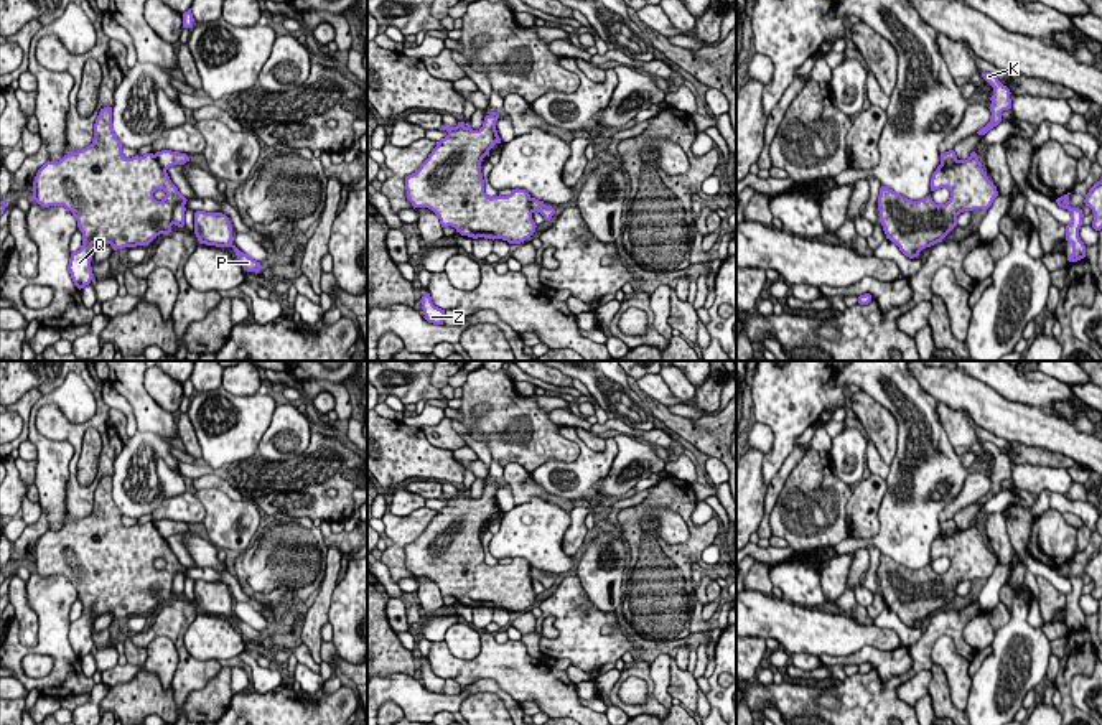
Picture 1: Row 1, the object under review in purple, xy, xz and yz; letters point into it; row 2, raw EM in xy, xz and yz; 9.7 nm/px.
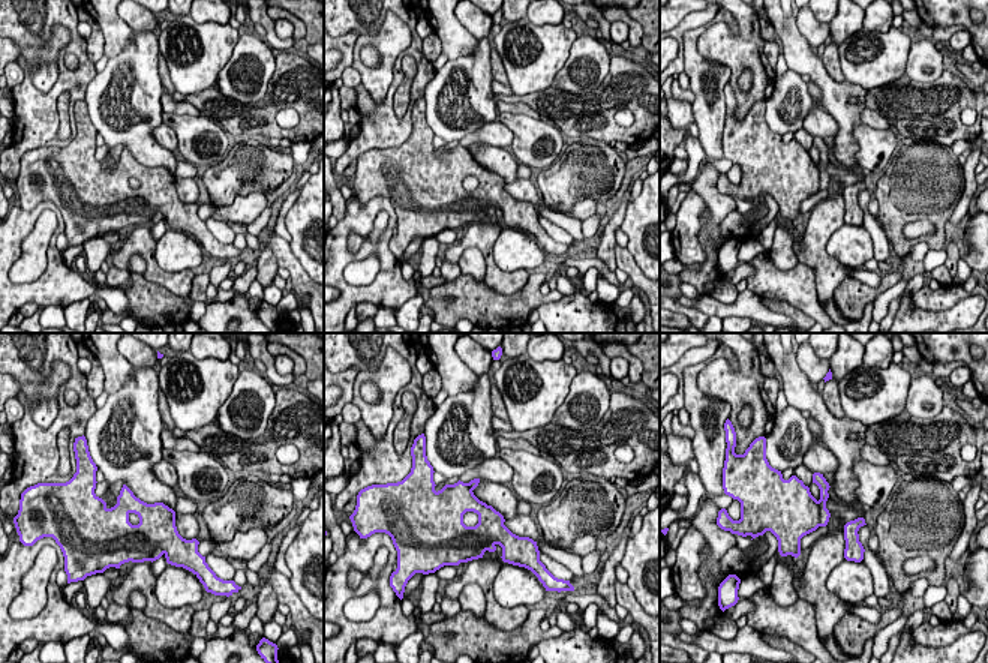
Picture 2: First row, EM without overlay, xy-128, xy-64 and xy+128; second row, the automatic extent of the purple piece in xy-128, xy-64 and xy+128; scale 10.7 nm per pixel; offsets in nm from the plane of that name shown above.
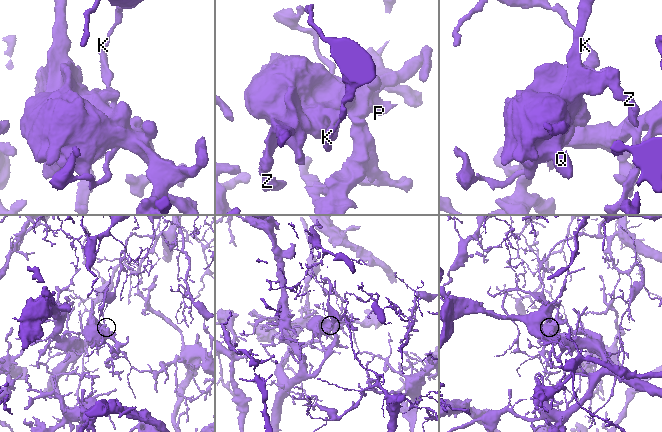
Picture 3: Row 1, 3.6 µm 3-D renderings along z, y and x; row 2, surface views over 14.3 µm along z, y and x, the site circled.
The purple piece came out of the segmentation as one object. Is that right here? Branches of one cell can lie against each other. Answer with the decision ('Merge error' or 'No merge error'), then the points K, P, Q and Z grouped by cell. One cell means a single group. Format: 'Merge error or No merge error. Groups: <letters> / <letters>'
Merge error. Groups: K / P Q Z

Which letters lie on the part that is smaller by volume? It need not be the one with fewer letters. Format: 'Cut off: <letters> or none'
Cut off: K

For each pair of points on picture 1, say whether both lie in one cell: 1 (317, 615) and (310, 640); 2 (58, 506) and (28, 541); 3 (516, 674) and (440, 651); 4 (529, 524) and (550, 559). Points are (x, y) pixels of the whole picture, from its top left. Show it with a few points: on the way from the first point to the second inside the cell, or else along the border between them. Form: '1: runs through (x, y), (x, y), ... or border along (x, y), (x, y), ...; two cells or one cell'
1: runs through (313, 622), (312, 633); one cell
2: border along (42, 509), (50, 528); two cells
3: runs through (498, 668), (458, 668); one cell
4: runs through (534, 533), (542, 551); one cell

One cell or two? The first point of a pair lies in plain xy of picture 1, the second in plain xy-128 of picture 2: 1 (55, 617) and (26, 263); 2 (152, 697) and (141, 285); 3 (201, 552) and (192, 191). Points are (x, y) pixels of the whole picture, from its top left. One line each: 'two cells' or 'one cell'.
1: two cells
2: one cell
3: two cells

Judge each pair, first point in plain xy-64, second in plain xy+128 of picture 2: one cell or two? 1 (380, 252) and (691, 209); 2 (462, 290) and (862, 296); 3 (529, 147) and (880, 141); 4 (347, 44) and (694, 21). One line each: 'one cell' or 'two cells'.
1: two cells
2: one cell
3: one cell
4: one cell

